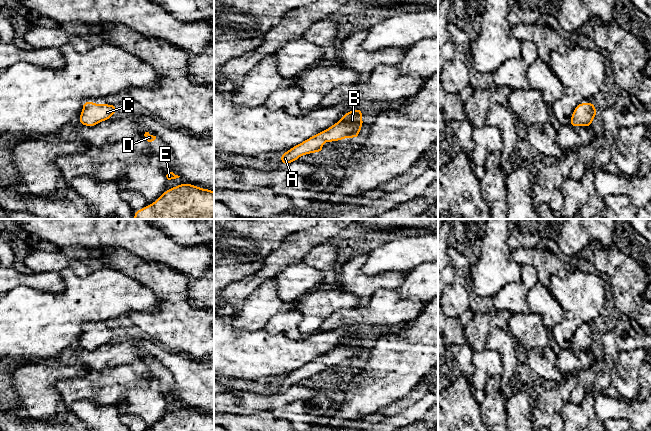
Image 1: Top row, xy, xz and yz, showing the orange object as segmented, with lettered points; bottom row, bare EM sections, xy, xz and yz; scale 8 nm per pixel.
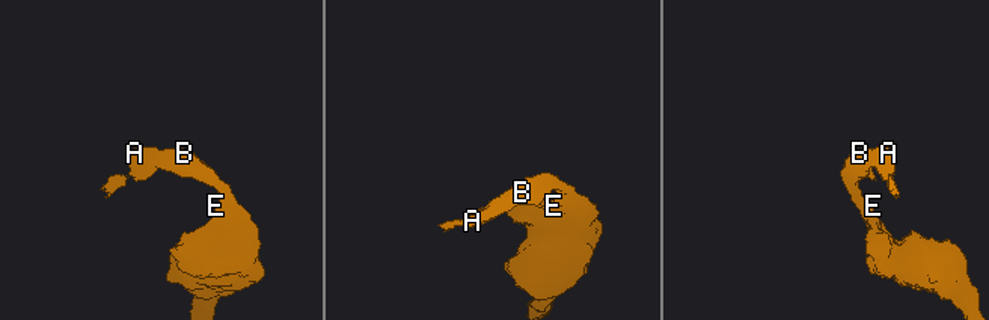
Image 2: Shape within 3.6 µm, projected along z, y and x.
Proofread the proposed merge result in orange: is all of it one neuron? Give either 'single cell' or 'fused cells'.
single cell

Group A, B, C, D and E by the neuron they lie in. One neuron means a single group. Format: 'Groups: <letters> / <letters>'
Groups: A B C D E

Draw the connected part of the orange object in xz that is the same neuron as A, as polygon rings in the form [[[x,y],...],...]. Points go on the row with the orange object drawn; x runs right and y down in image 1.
[[[357,108],[344,114],[340,120],[326,130],[306,139],[280,155],[282,166],[297,161],[302,155],[323,152],[323,142],[340,141],[342,139],[360,138],[359,131],[363,127],[363,109]]]

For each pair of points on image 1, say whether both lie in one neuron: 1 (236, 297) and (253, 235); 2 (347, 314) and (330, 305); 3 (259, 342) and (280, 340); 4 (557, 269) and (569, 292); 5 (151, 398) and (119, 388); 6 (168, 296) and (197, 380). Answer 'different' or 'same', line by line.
1: different
2: different
3: same
4: different
5: different
6: different

